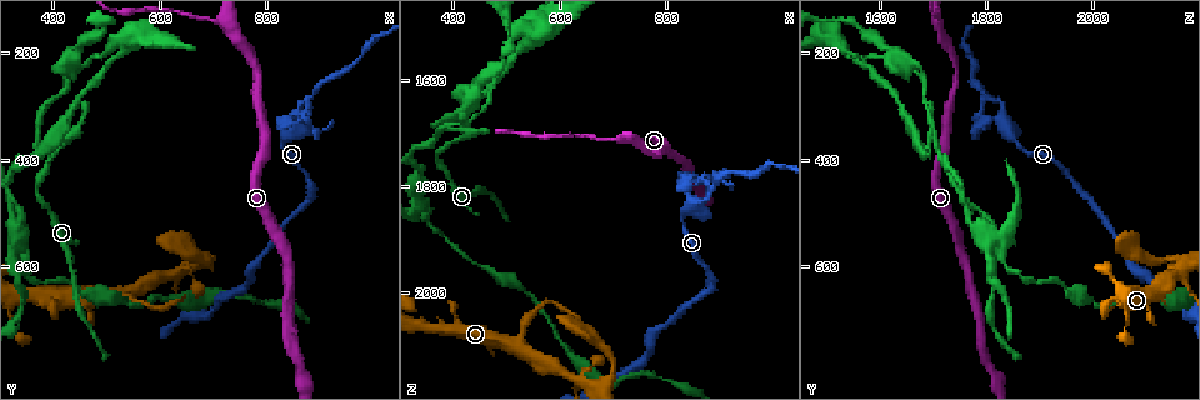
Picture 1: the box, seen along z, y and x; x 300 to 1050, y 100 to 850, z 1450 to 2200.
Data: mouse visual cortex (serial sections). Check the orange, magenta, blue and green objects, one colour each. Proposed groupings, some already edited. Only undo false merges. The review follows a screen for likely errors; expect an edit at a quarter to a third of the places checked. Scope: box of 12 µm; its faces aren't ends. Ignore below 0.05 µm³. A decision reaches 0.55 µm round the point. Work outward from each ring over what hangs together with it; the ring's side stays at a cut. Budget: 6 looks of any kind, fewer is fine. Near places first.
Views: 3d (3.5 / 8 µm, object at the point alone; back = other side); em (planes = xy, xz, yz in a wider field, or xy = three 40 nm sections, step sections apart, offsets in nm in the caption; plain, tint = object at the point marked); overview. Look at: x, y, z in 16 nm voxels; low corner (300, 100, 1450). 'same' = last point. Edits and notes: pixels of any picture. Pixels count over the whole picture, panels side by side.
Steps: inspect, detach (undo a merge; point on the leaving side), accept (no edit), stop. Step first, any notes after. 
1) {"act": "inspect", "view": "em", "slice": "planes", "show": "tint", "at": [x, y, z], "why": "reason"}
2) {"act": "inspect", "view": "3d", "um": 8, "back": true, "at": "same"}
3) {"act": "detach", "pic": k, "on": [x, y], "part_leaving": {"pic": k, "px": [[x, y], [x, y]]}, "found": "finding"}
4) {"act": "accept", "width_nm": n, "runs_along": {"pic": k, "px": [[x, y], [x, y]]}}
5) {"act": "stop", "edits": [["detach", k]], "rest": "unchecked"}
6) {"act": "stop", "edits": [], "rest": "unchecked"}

{"act": "inspect", "view": "3d", "um": 3.5, "at": [855, 325, 1840], "why": "three-way junction"}

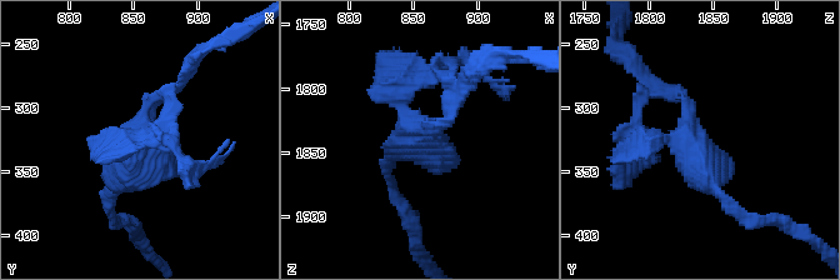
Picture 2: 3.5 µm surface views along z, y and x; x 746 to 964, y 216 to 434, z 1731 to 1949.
{"act": "inspect", "view": "em", "slice": "planes", "show": "tint", "at": [856, 326, 1836], "why": "need the tissue"}

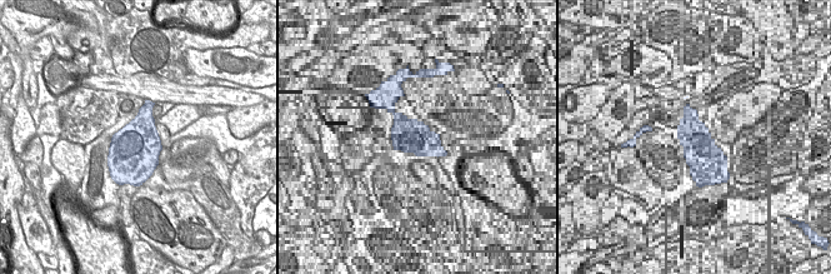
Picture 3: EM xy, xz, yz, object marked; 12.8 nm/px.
{"act": "detach", "pic": 2, "on": [435, 60], "part_leaving": {"pic": 2, "px": [[399, 106], [406, 70], [464, 61]]}, "found": "two cells meet here"}

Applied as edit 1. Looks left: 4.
{"act": "inspect", "view": "overview", "why": "see it whole again"}

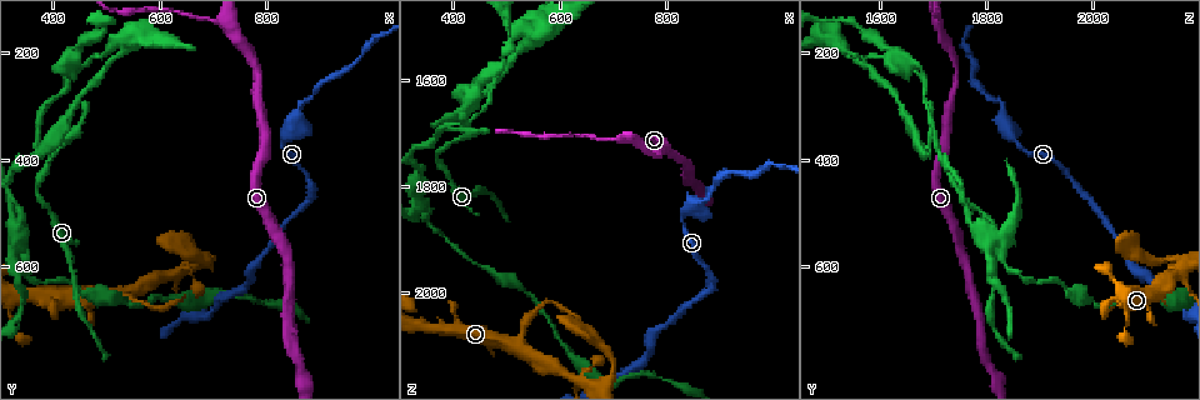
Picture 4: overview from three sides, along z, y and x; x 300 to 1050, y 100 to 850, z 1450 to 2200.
{"act": "inspect", "view": "3d", "um": 3.5, "at": [400, 365, 1690], "why": "abrupt turn"}

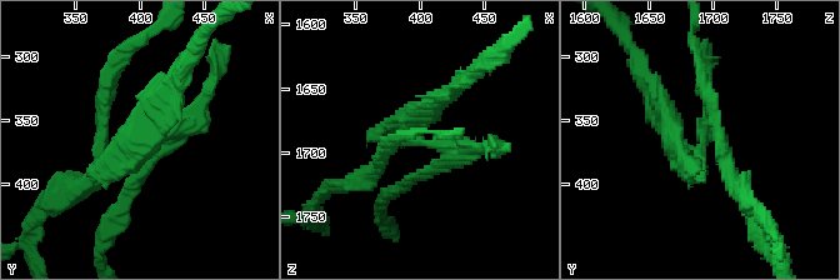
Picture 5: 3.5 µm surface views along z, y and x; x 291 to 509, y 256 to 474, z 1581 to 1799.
{"act": "inspect", "view": "em", "slice": "xy", "step": 2, "show": "tint", "at": [408, 368, 1694], "why": "need the tissue"}

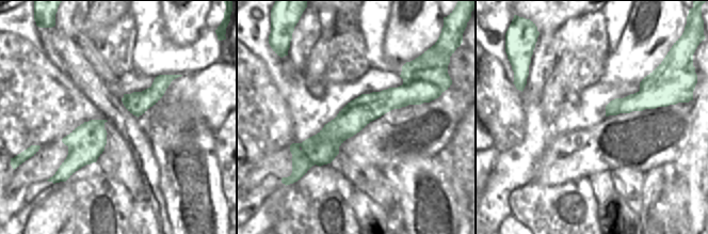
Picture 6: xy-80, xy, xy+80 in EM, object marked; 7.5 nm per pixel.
{"act": "detach", "pic": 5, "on": [409, 129], "border": {"pic": 6, "px": [[665, 81], [655, 87], [640, 90]]}, "found": "two cells meet here"}

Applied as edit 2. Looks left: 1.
{"act": "stop", "edits": [["detach", 2], ["detach", 5]], "rest": "unchecked"}

